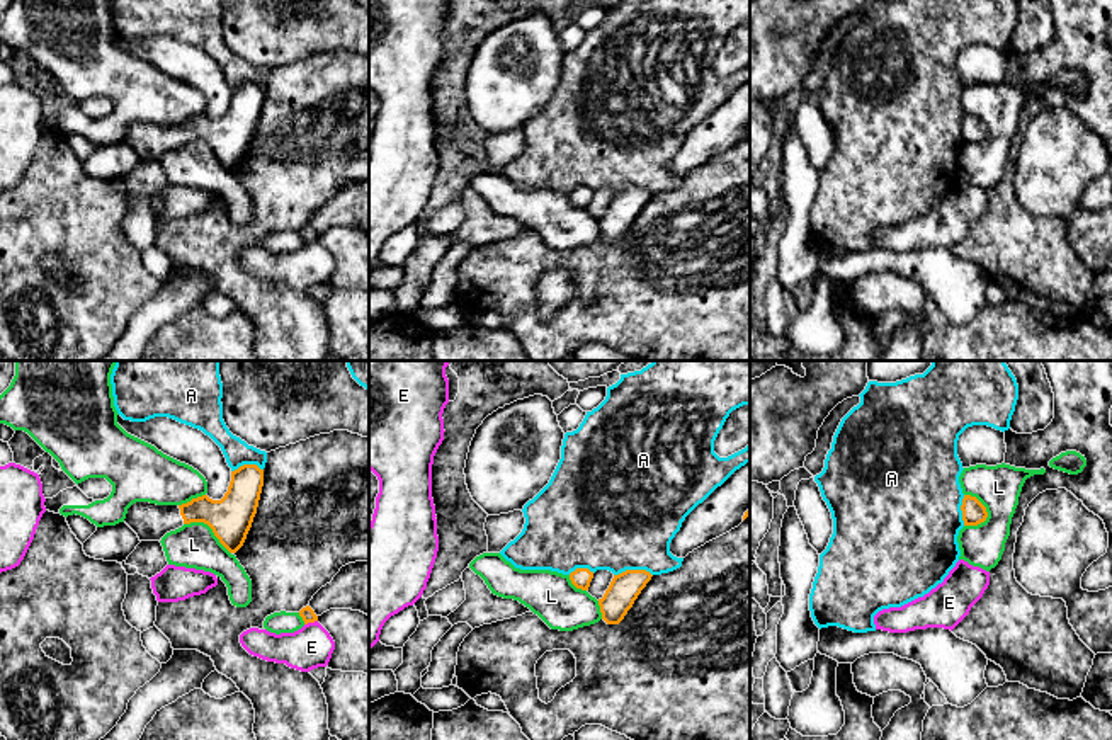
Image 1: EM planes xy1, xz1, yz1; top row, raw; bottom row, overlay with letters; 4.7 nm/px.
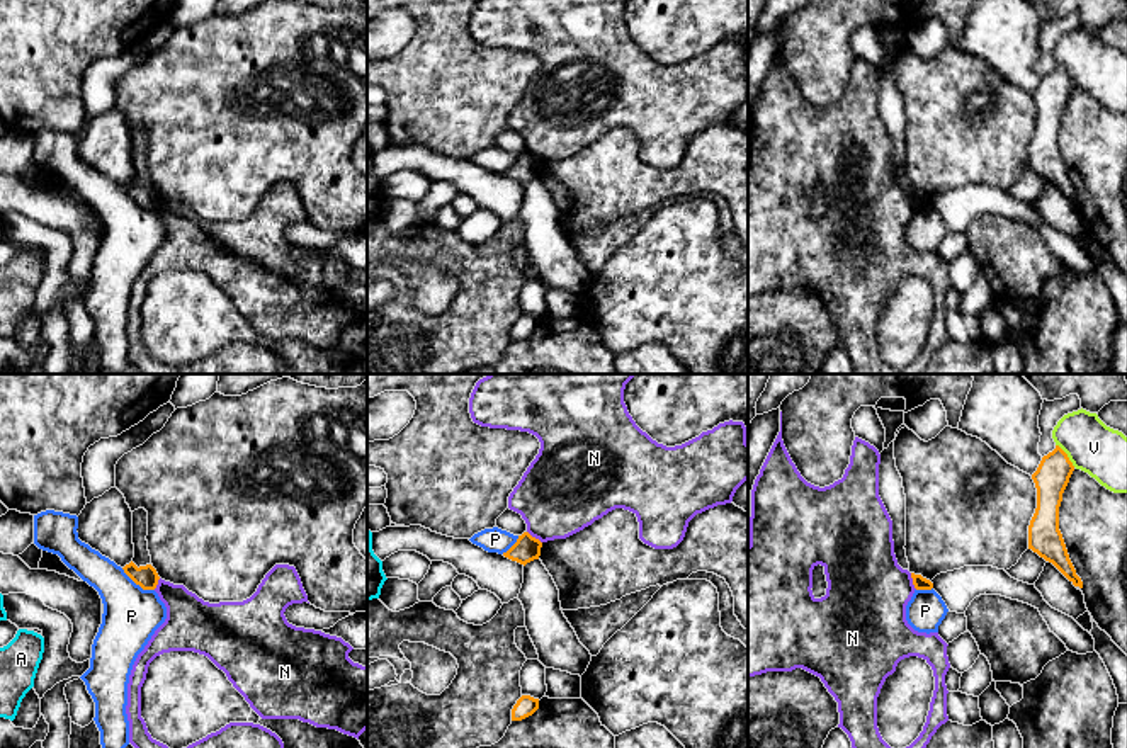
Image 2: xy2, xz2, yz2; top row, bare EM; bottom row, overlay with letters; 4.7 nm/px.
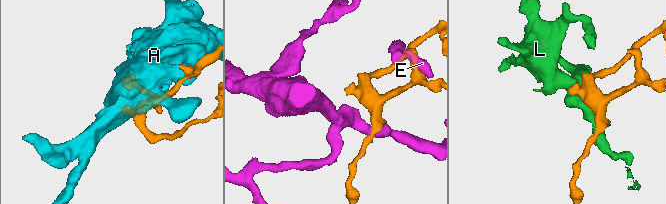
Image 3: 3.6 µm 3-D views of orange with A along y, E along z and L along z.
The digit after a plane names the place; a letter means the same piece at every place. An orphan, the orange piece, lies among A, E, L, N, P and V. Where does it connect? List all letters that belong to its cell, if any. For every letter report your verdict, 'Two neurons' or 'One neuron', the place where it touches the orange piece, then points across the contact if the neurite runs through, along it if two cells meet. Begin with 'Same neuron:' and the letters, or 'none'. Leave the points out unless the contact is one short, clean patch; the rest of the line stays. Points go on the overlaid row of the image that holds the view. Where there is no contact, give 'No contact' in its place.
Same neuron: none
A: Two neurons. Touches orange at xz1 (633, 570)
E: Two neurons. Touches orange at xy1 (310, 621). Boundary: xy1 (317, 620), (305, 625)
L: Two neurons. Touches orange at yz1 (983, 506)
N: Two neurons. Touches orange at yz2 (913, 582). Boundary: yz2 (910, 573), (911, 583), (917, 589)
P: Two neurons. Touches orange at xy2 (138, 583)
V: Two neurons. Touches orange at yz2 (1066, 456). Boundary: yz2 (1056, 444), (1075, 466)

